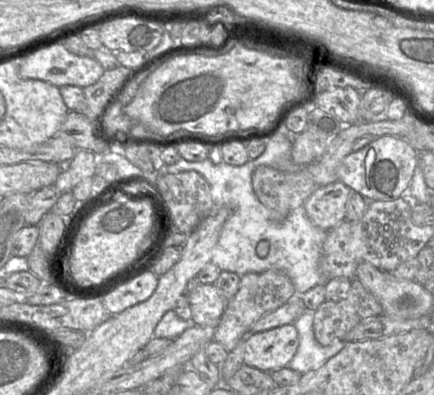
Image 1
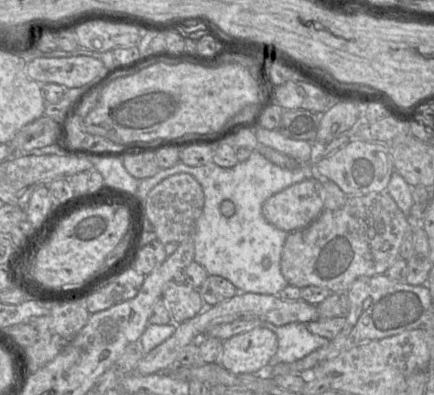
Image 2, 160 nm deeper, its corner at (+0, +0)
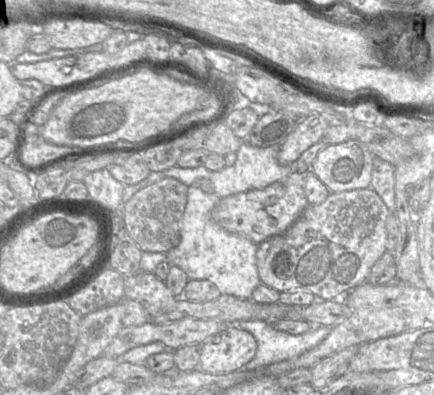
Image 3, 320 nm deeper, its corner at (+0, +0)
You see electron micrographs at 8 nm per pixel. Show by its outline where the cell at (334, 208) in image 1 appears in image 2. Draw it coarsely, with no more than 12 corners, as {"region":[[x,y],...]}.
{"region":[[309,178],[268,198],[265,219],[287,233],[324,211]]}

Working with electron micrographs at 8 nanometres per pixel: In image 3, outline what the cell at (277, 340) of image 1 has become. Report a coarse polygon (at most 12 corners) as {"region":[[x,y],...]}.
{"region":[[227,329],[201,344],[198,369],[227,374],[255,356],[255,337]]}

